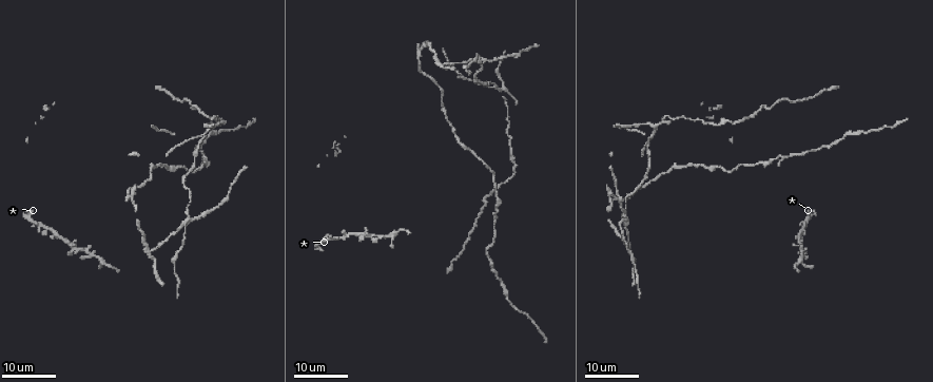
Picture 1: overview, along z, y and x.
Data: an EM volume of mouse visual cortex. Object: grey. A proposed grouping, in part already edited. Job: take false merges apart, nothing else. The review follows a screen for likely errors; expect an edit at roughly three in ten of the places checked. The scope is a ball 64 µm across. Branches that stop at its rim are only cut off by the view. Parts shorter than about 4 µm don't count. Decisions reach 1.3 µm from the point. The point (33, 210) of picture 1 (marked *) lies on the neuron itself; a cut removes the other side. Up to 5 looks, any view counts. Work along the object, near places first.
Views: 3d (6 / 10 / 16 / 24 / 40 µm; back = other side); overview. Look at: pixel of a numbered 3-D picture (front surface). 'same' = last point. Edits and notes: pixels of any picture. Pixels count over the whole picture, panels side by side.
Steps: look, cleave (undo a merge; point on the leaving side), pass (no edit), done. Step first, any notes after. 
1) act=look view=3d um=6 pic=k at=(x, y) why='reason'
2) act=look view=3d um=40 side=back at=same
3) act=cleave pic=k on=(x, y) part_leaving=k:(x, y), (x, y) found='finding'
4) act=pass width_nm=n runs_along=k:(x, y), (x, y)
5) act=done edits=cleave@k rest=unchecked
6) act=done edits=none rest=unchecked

act=look view=3d um=24 pic=1 at=(386, 234) why='side arm on a straight run'

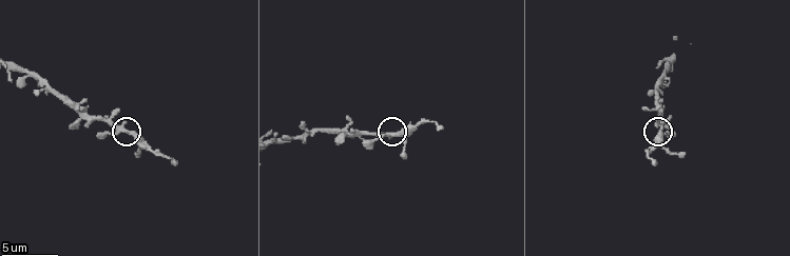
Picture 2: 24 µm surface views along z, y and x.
act=look view=3d um=10 pic=2 at=(387, 133)

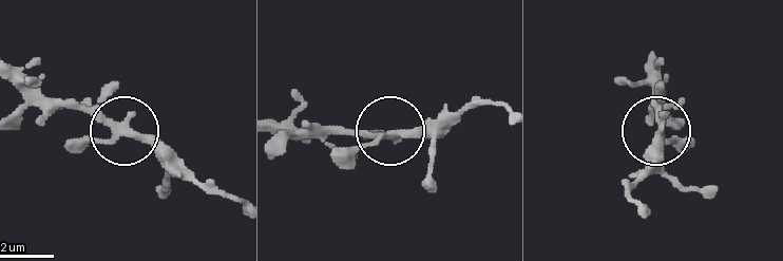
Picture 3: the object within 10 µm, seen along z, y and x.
act=pass runs_along=3:(14, 69), (41, 92), (102, 112), (137, 133), (175, 169) found='continuous, no second neuron'

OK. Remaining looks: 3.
act=look view=3d um=16 pic=1 at=(191, 218)

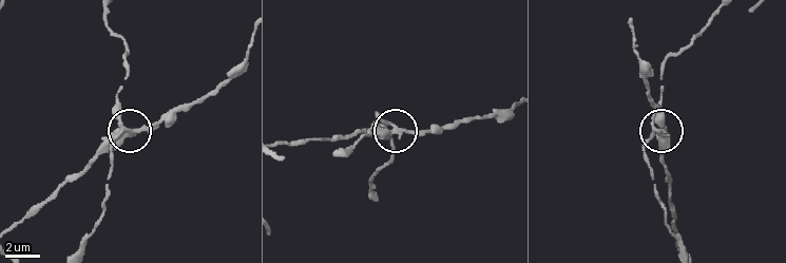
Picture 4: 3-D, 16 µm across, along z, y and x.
act=look view=3d um=10 pic=4 at=(393, 124) why='closer look'

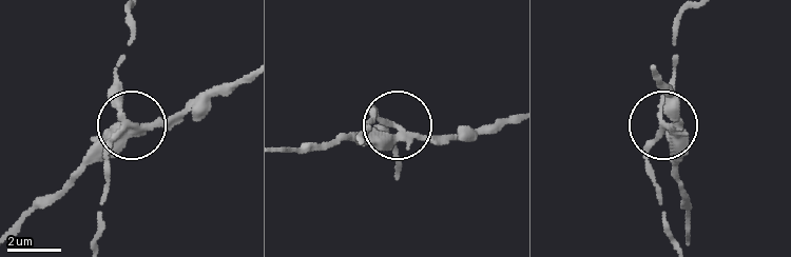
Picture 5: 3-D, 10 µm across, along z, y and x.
act=cleave pic=5 on=(97, 140) side_arm_um=17 part_leaving=5:(131, 127), (18, 220) found='a second neuron is stuck on'

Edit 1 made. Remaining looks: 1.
act=done edits=cleave@5 rest=unchecked

